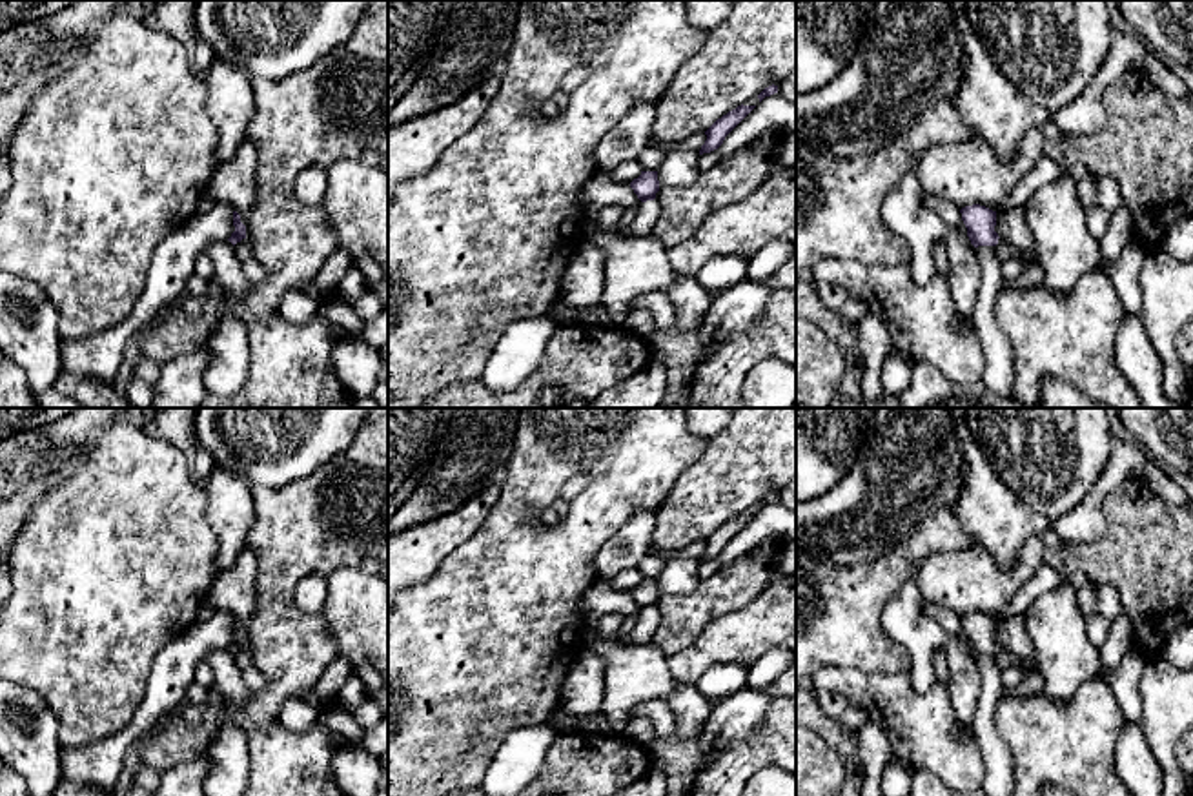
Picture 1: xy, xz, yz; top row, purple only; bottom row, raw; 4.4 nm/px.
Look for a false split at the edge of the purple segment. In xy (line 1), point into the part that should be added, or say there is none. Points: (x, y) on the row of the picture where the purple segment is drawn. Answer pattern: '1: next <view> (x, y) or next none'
1: next none

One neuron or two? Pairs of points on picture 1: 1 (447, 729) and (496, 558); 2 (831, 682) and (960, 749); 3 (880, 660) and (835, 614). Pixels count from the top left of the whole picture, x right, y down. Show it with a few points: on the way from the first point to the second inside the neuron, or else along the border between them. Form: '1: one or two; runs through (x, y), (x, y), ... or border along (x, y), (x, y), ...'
1: one; runs through (447, 687), (447, 682), (496, 629), (496, 600)
2: one; runs through (864, 689), (887, 696), (927, 734)
3: one; runs through (869, 649), (846, 625)

